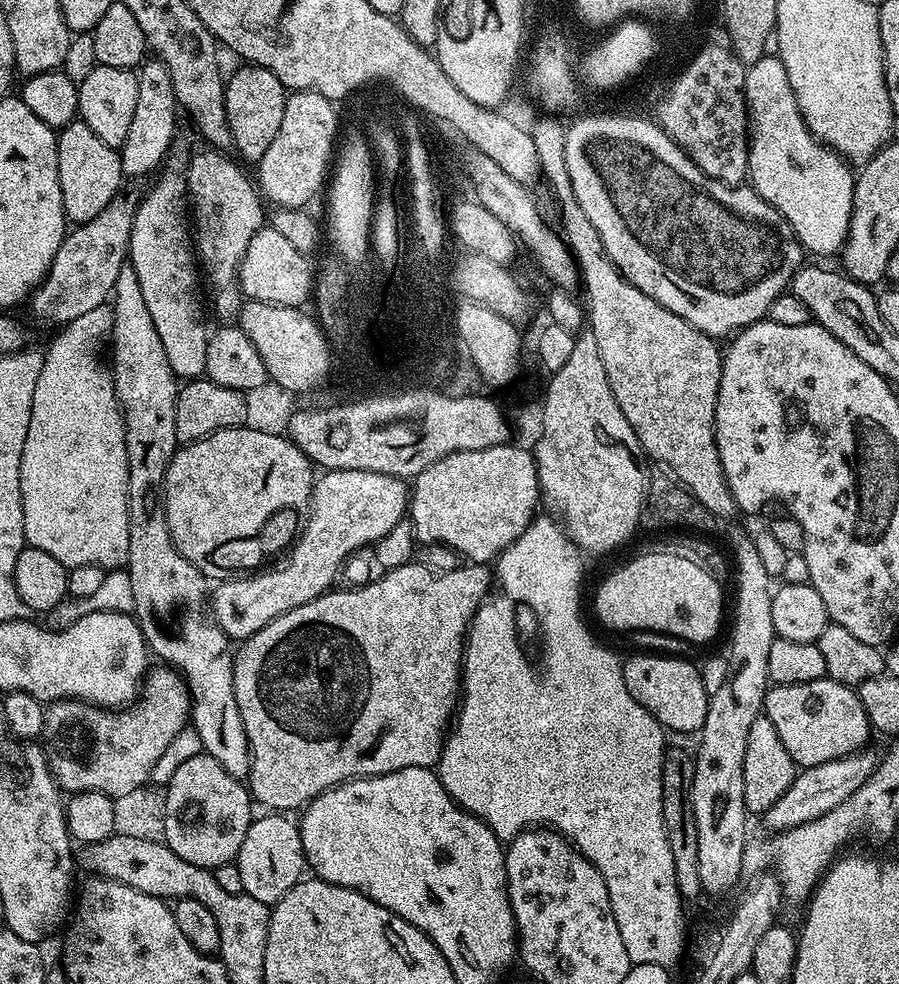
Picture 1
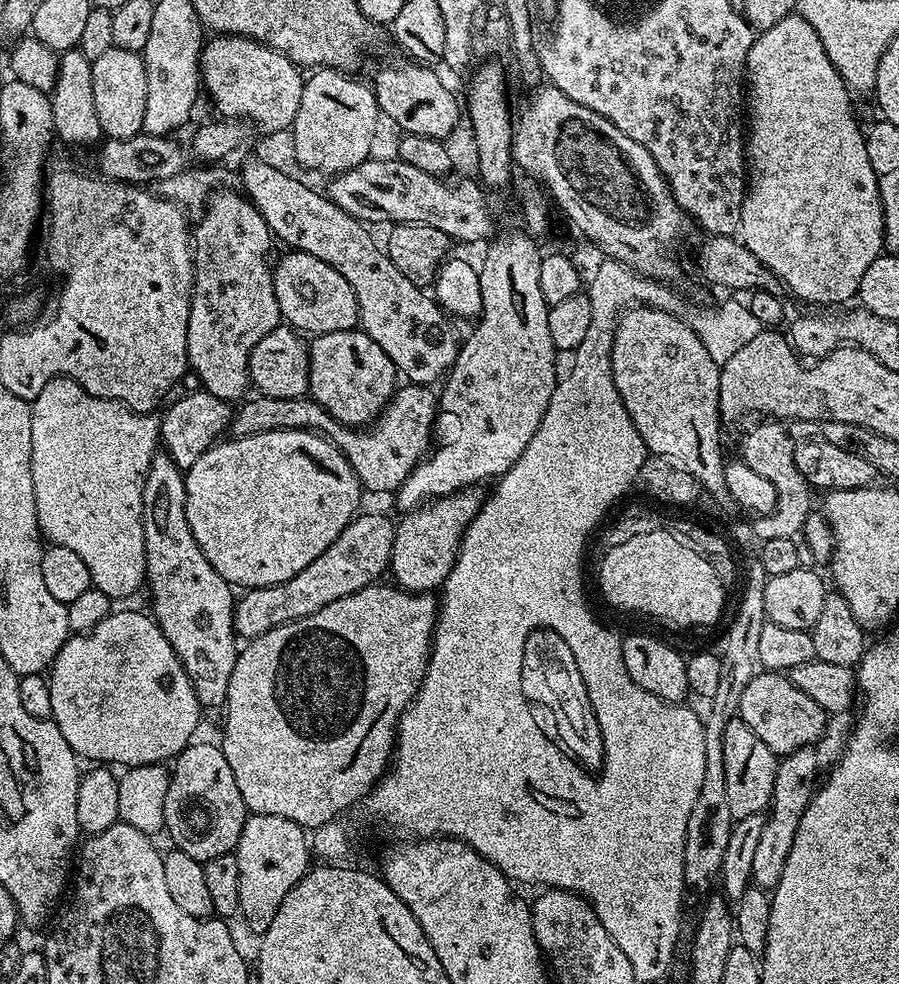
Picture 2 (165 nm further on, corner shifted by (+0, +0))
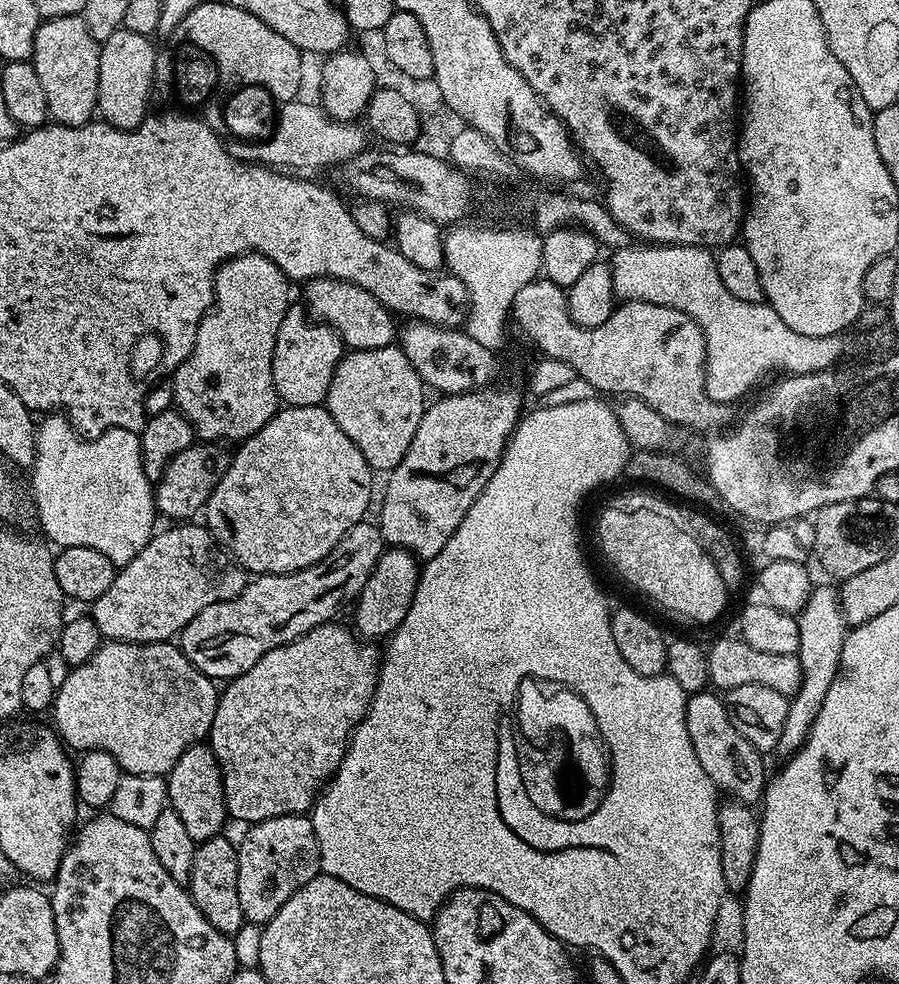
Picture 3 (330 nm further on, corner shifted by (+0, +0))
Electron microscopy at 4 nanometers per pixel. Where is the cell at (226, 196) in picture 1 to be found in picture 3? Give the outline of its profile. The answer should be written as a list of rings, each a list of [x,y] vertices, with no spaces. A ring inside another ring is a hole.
[[[257,252],[225,260],[216,271],[212,306],[198,326],[192,352],[170,376],[175,407],[191,422],[193,433],[201,441],[249,440],[255,432],[262,430],[262,426],[266,426],[266,422],[270,422],[270,418],[274,418],[281,407],[282,401],[274,386],[272,363],[278,326],[282,326],[282,318],[290,306],[288,287],[290,281],[284,271],[273,260]]]

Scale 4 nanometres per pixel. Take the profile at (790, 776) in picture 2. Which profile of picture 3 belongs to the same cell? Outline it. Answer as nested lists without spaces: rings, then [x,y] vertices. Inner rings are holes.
[[[813,587],[806,606],[798,613],[798,619],[800,637],[796,655],[799,656],[802,666],[802,686],[798,694],[788,701],[786,726],[782,730],[782,738],[778,738],[774,749],[775,755],[780,755],[780,758],[793,756],[808,741],[814,720],[818,718],[818,712],[822,710],[822,702],[826,702],[826,694],[840,672],[842,646],[850,631],[850,626],[844,621],[844,615],[840,609],[839,591],[835,587]]]

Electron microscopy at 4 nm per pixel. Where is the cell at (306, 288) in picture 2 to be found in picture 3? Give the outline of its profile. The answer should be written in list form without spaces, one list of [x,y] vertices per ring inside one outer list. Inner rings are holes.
[[[320,276],[317,280],[309,280],[303,285],[303,307],[311,319],[329,324],[336,329],[344,347],[348,350],[378,350],[391,348],[398,336],[398,324],[393,313],[374,294],[362,290],[362,286],[354,286],[345,280],[335,280],[329,276]]]

